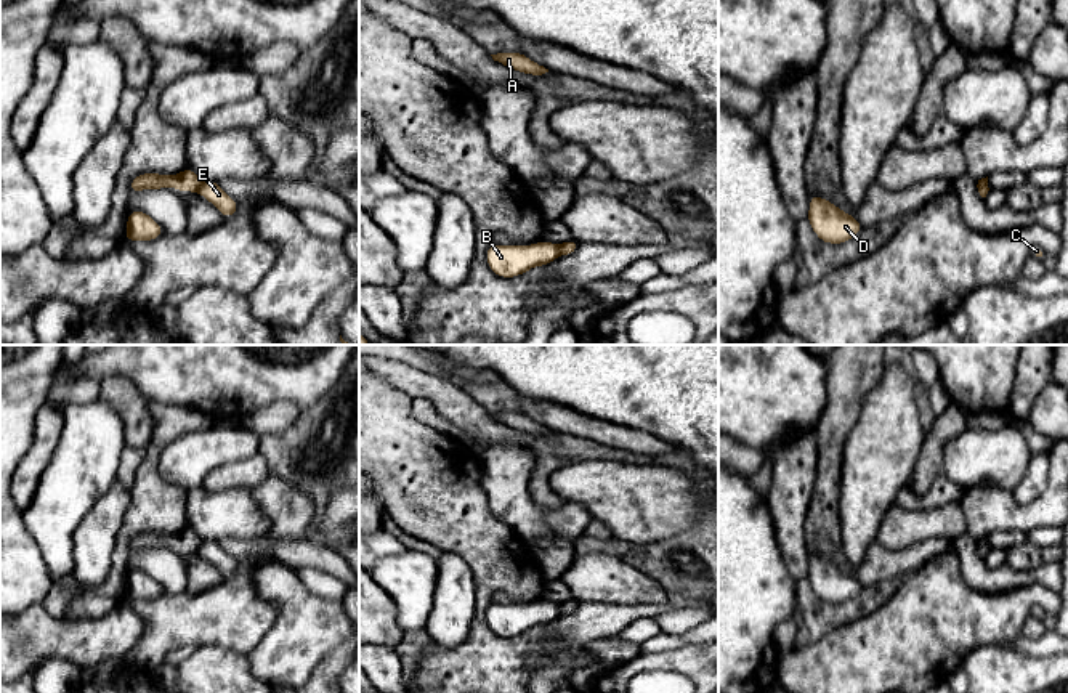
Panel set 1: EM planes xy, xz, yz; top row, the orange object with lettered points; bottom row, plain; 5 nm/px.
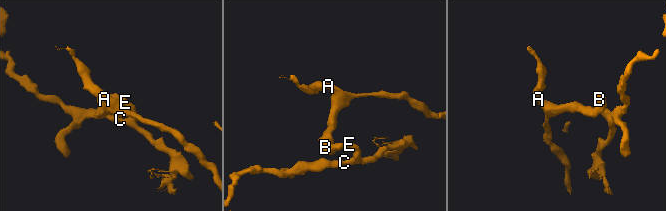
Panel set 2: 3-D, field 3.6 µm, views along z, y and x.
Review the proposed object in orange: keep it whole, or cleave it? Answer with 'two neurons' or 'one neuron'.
two neurons

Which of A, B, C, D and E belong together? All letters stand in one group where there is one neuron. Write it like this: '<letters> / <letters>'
A B D / C E

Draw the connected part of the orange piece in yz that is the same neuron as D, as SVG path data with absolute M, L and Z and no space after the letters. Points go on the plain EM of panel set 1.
M810 553L807 578L815 594L827 603L843 603L861 590L860 581L832 561Z

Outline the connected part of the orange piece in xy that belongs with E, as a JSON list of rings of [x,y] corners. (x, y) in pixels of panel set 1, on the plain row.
[[[202,541],[199,553],[213,563],[225,578],[229,578],[237,571],[237,560],[229,557],[216,541]]]

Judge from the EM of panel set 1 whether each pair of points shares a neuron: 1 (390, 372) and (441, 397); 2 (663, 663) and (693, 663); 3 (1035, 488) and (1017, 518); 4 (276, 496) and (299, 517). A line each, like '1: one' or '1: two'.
1: one
2: one
3: two
4: one

